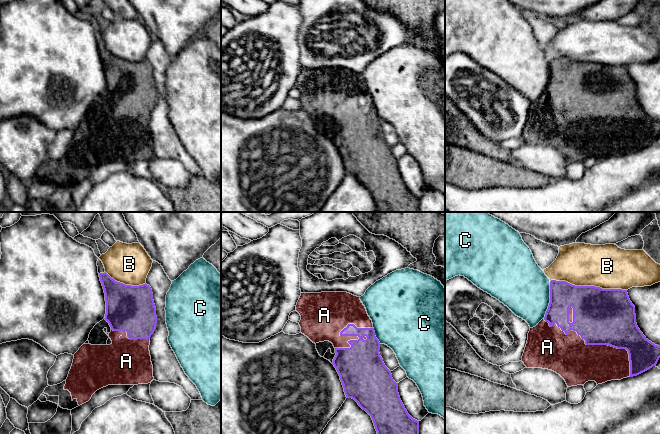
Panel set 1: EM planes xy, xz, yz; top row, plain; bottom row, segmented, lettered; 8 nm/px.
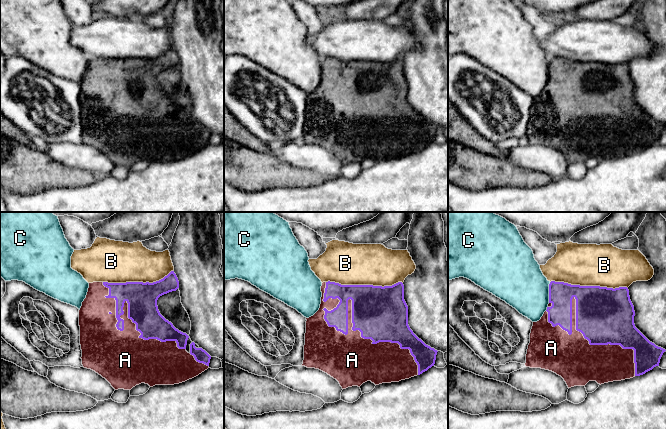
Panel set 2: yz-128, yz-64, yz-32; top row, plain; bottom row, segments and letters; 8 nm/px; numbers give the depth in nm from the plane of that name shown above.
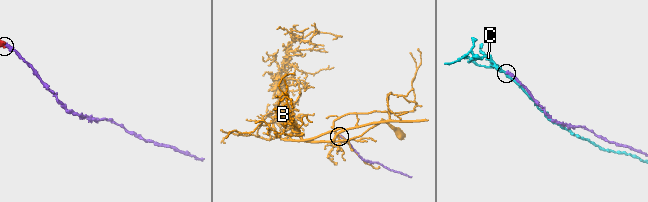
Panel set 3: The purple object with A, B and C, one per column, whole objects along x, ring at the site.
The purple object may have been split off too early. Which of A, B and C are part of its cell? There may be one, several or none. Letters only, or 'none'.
A

